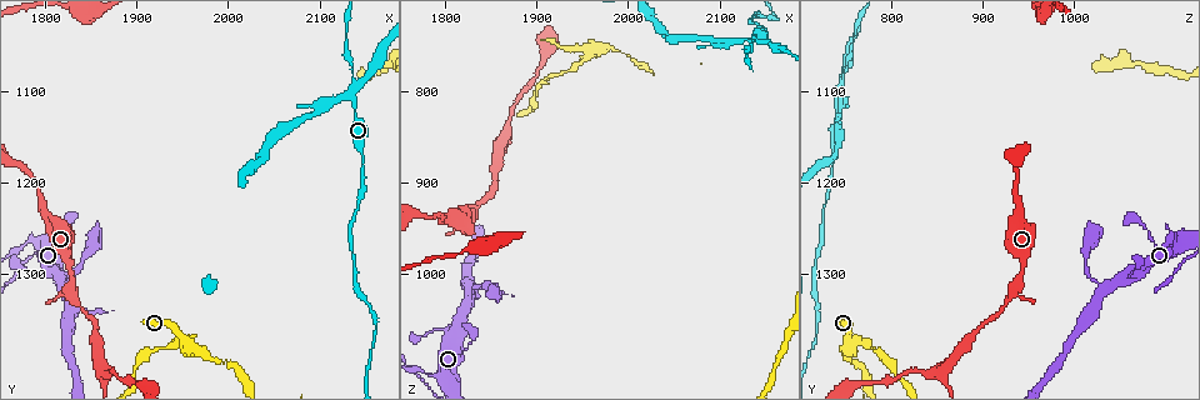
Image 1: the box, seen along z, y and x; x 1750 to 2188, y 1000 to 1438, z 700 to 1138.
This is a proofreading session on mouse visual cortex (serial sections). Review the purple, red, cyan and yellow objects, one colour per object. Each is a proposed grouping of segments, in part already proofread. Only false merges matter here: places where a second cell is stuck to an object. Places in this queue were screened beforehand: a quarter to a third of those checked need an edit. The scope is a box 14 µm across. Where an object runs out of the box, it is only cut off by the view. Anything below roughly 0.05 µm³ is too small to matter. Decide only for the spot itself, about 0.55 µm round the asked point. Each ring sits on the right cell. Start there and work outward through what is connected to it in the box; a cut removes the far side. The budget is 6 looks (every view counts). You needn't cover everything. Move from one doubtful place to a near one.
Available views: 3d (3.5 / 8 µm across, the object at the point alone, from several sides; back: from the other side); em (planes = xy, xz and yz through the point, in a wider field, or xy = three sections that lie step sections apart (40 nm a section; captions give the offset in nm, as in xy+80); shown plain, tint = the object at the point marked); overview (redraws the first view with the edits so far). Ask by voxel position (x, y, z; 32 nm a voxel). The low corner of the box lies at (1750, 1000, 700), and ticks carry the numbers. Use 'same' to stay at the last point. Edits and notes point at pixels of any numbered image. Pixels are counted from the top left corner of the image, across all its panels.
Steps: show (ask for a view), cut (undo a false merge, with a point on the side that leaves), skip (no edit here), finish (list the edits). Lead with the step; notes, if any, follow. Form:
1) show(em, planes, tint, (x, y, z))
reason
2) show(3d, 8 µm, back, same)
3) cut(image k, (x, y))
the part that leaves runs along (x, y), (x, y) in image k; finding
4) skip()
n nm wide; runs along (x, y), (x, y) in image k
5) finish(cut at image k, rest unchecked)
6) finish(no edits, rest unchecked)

show(3d, 3.5 µm, (2150, 1180, 735))
a narrow waist

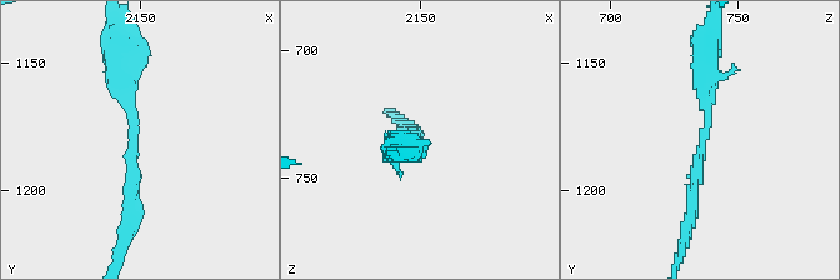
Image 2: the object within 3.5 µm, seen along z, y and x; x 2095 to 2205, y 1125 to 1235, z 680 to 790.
show(em, xy, step 5, tint, (2148, 1183, 736))
arms of 150, 300 nm

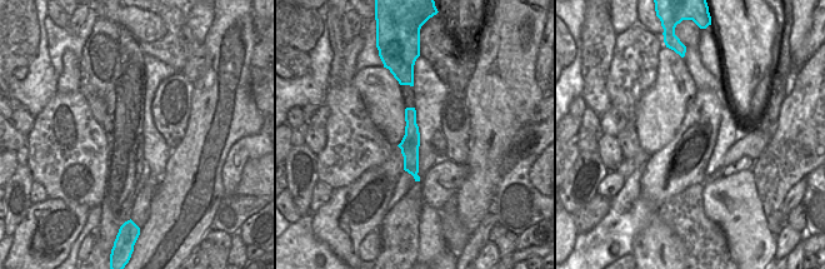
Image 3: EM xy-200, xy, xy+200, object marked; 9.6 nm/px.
skip()
runs along (409, 110), (411, 167), (414, 172) in image 3; one cell here

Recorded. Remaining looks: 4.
show(3d, 3.5 µm, (2135, 1105, 745))
sudden change in width

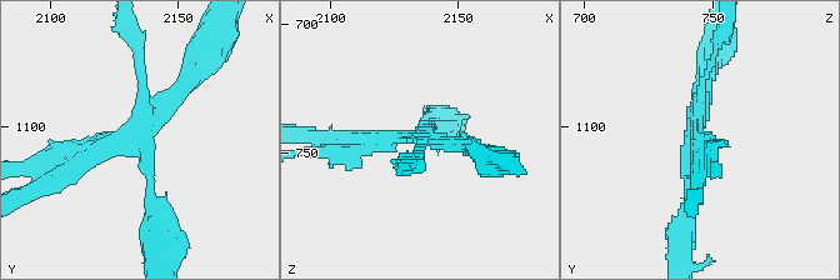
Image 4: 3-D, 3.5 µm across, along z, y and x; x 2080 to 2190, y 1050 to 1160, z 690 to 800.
show(em, planes, tint, (2134, 1108, 743))
4 arms; arms of 100, 200, 200, 200 nm

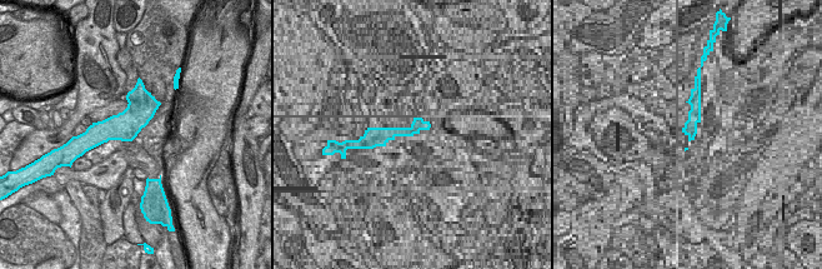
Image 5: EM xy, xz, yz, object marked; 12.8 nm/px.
cut(image 4, (356, 135))
380 nm wide; the part that leaves runs along (135, 145), (96, 149), (35, 188) in image 4; a second cell is stuck on

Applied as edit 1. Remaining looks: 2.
show(3d, 3.5 µm, (1860, 1405, 850))
sudden change in width

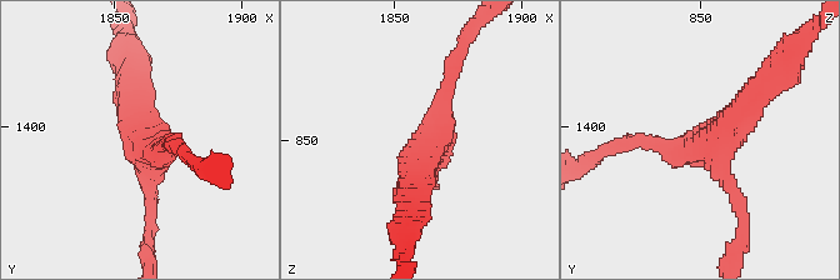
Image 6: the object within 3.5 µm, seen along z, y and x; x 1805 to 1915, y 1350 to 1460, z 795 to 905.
show(em, xy, step 1, tint, (1861, 1408, 855))
now the EM

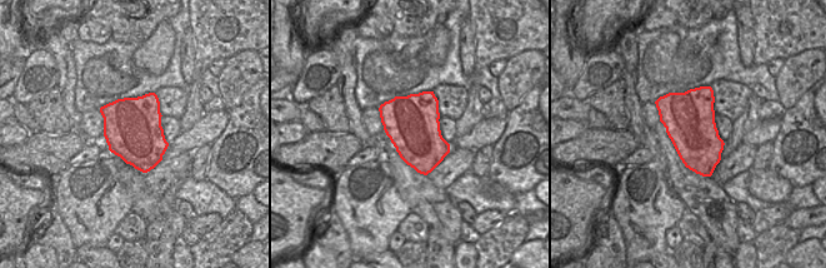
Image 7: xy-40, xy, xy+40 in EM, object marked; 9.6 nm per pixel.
skip()
runs along (765, 84), (710, 145), (638, 141) in image 6; continuous, no second cell

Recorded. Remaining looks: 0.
finish(cut at image 4, rest unchecked)

